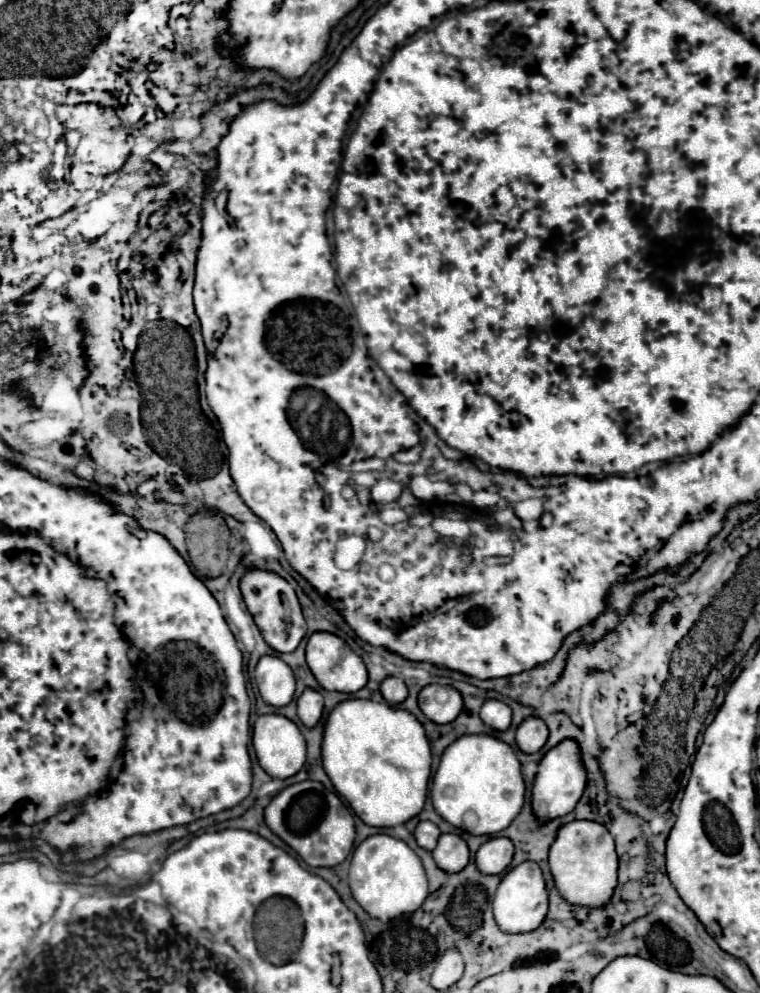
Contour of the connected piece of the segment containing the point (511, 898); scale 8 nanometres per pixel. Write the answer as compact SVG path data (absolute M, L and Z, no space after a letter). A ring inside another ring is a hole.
M525 861L501 879L495 899L493 899L493 915L495 915L495 923L499 925L499 929L511 935L535 931L543 923L547 915L547 891L545 891L543 873L537 863Z

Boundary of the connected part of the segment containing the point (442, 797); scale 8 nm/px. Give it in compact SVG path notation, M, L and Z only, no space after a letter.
M463 735L441 755L433 775L431 801L447 823L471 835L497 835L517 817L525 801L521 765L513 749L491 735Z

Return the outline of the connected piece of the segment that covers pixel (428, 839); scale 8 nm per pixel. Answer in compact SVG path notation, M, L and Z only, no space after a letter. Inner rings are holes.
M421 821L415 829L415 839L417 839L417 845L427 849L427 851L433 851L437 847L437 841L439 841L439 827L431 821Z

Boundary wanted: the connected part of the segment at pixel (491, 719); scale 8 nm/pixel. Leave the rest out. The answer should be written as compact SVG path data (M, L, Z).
M487 699L479 715L481 715L481 721L495 731L505 731L511 725L511 709L497 699Z

